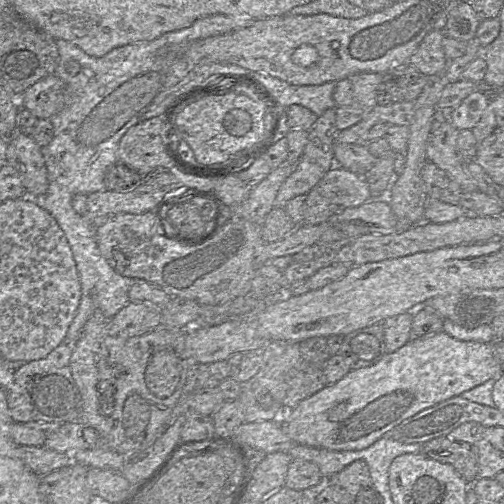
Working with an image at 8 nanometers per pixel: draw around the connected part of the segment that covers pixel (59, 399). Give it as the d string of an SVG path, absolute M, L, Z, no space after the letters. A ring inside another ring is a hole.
M62 343L45 358L27 363L12 363L14 375L8 408L14 422L65 424L80 421L82 398L70 369L72 350L71 344Z

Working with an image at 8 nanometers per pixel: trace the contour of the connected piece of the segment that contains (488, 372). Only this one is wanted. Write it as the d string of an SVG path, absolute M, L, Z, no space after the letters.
M443 330L421 337L412 337L404 346L392 353L386 353L377 363L372 366L351 370L342 379L334 384L328 384L323 389L302 400L295 408L287 410L277 421L279 421L283 431L298 445L304 445L314 448L322 448L332 451L350 451L363 450L371 446L380 439L386 432L393 429L405 419L416 415L417 413L428 409L439 402L448 400L454 396L459 396L480 384L483 384L491 378L496 378L502 373L501 367L494 357L493 343L481 343L473 341L457 340Z

